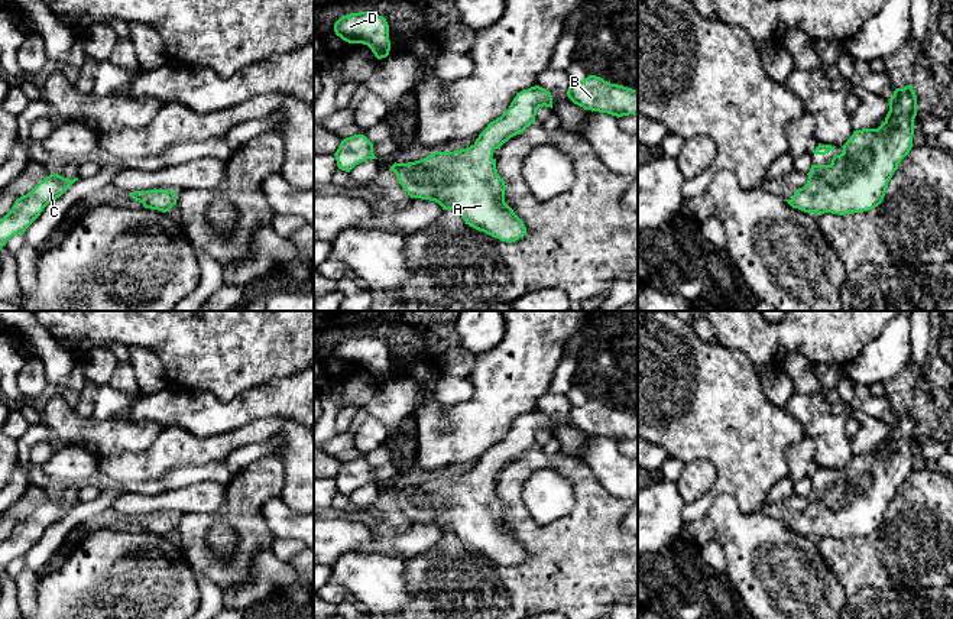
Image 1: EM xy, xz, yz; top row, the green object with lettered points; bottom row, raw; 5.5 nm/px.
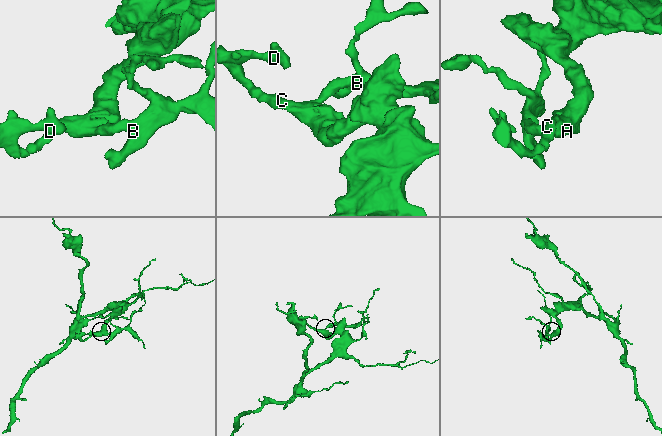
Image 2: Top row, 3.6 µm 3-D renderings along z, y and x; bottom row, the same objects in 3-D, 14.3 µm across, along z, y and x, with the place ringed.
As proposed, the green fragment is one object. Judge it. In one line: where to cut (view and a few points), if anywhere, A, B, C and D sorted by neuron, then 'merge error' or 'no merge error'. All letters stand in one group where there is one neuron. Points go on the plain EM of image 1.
no cut; A B C D; no merge error

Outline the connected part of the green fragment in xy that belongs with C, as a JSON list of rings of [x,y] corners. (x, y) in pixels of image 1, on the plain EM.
[[[51,498],[40,505],[29,518],[17,522],[12,534],[0,544],[0,573],[16,558],[26,552],[40,539],[43,532],[59,522],[78,502],[69,503]]]

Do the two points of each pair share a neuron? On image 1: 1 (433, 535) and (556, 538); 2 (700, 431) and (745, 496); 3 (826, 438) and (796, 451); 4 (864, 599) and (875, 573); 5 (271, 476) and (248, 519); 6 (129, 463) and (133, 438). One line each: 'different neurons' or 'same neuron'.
1: different neurons
2: same neuron
3: different neurons
4: different neurons
5: same neuron
6: different neurons

